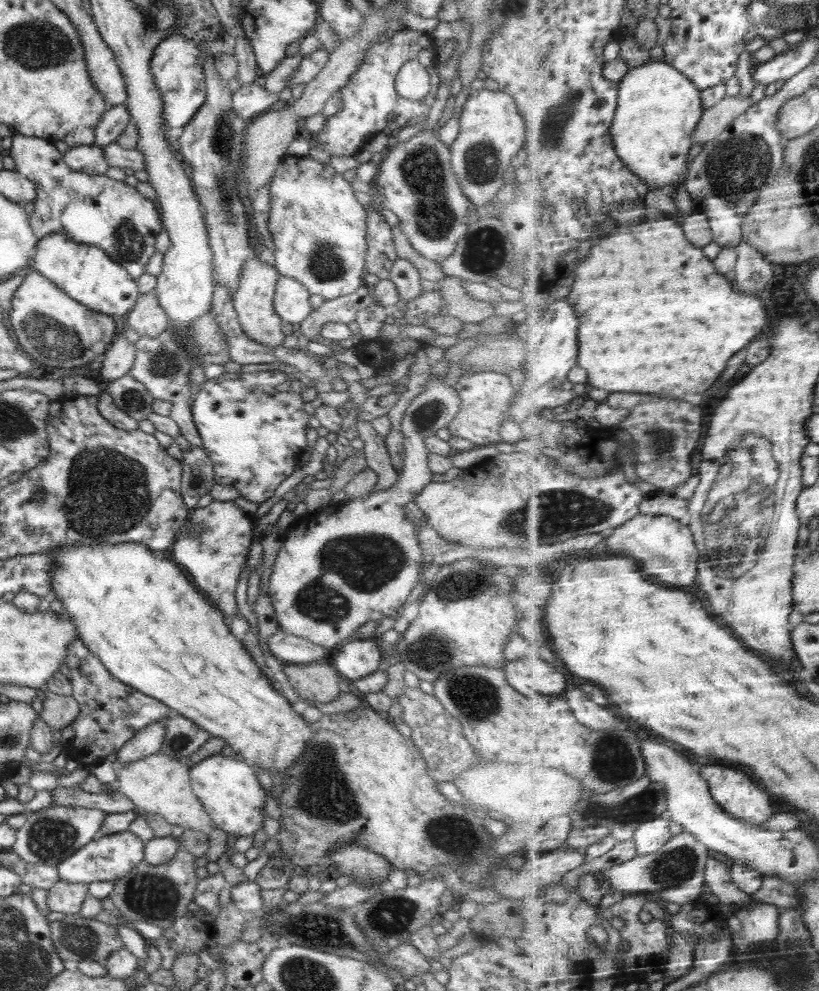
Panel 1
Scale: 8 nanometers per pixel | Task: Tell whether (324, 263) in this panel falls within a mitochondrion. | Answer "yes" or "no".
yes

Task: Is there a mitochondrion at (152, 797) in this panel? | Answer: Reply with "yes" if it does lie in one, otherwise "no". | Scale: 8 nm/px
no

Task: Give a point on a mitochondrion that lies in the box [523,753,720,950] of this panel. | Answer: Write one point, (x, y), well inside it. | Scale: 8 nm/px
(677, 867)

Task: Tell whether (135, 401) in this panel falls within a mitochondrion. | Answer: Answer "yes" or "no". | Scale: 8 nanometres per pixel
yes

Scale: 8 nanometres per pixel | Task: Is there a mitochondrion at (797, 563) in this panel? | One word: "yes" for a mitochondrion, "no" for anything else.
no

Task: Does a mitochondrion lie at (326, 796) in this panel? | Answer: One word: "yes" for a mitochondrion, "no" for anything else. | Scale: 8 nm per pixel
yes

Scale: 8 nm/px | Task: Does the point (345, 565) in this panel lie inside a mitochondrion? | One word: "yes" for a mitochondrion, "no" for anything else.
yes

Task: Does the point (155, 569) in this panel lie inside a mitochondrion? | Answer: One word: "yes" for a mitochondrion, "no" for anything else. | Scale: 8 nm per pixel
no

